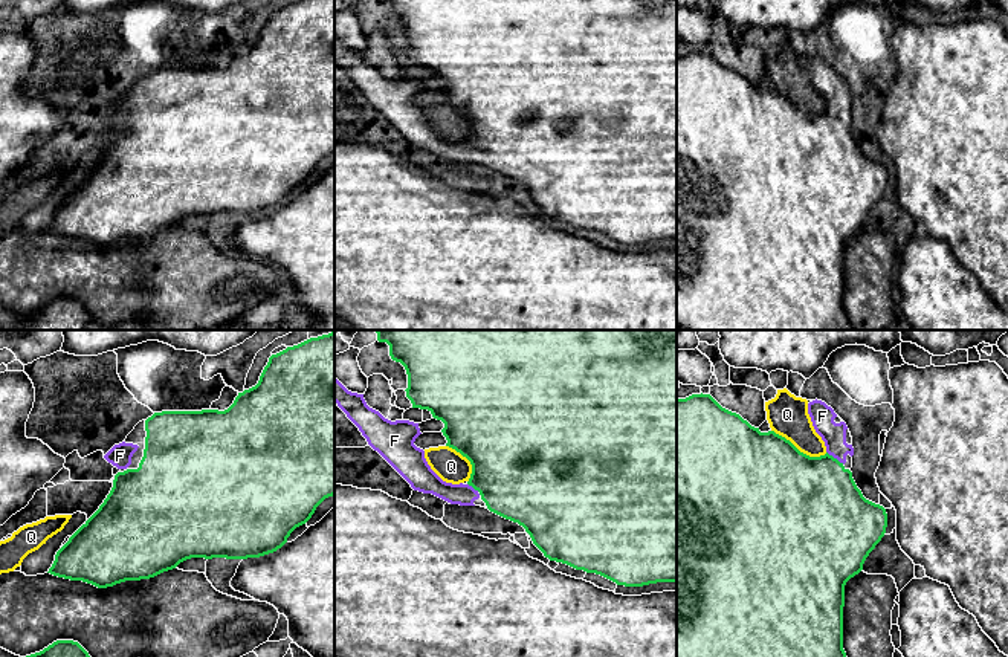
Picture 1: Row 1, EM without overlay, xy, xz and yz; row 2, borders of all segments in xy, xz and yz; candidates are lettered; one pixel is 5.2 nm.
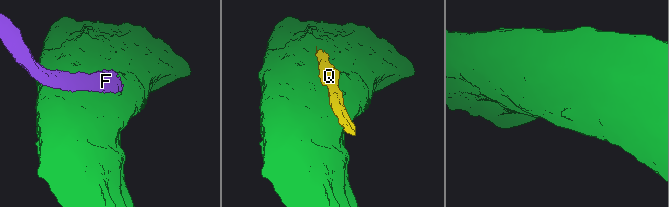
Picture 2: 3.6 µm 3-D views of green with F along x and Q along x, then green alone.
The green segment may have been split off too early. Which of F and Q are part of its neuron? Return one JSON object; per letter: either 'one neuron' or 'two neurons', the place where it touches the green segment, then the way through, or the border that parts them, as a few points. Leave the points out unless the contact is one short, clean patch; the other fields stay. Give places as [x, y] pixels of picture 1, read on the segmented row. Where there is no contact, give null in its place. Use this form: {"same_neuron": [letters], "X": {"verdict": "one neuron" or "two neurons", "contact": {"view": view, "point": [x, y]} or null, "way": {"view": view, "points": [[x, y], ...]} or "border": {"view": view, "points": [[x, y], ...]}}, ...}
{"same_neuron": ["F"], "F": {"verdict": "one neuron", "contact": {"view": "yz", "point": [836, 459]}, "way": {"view": "yz", "points": [[813, 500], [836, 459], [836, 440], [822, 416]]}}, "Q": {"verdict": "two neurons", "contact": {"view": "yz", "point": [798, 449]}}}

